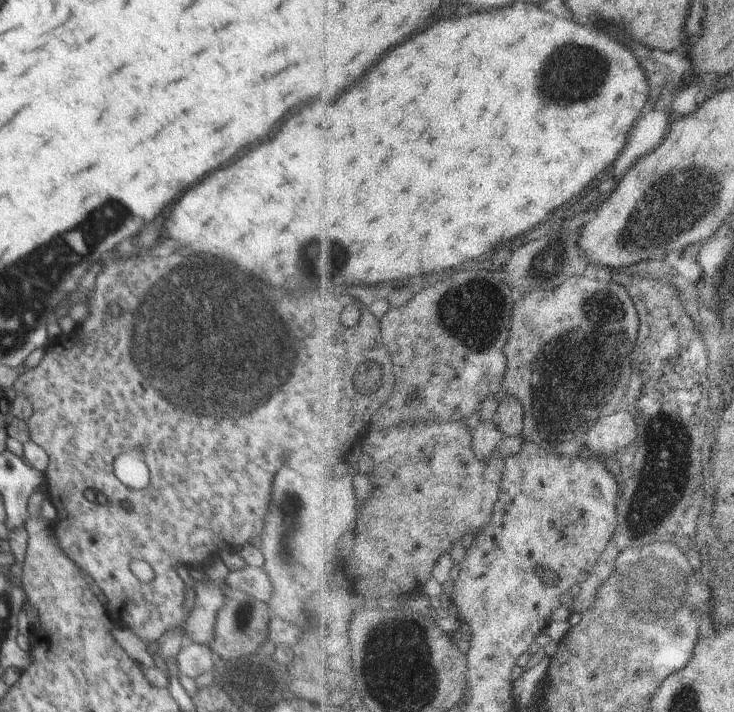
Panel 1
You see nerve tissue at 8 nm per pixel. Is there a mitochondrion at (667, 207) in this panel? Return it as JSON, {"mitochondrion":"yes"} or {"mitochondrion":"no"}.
{"mitochondrion":"yes"}

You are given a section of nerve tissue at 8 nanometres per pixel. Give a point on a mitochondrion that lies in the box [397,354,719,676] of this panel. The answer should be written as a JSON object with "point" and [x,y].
{"point":[652,580]}

